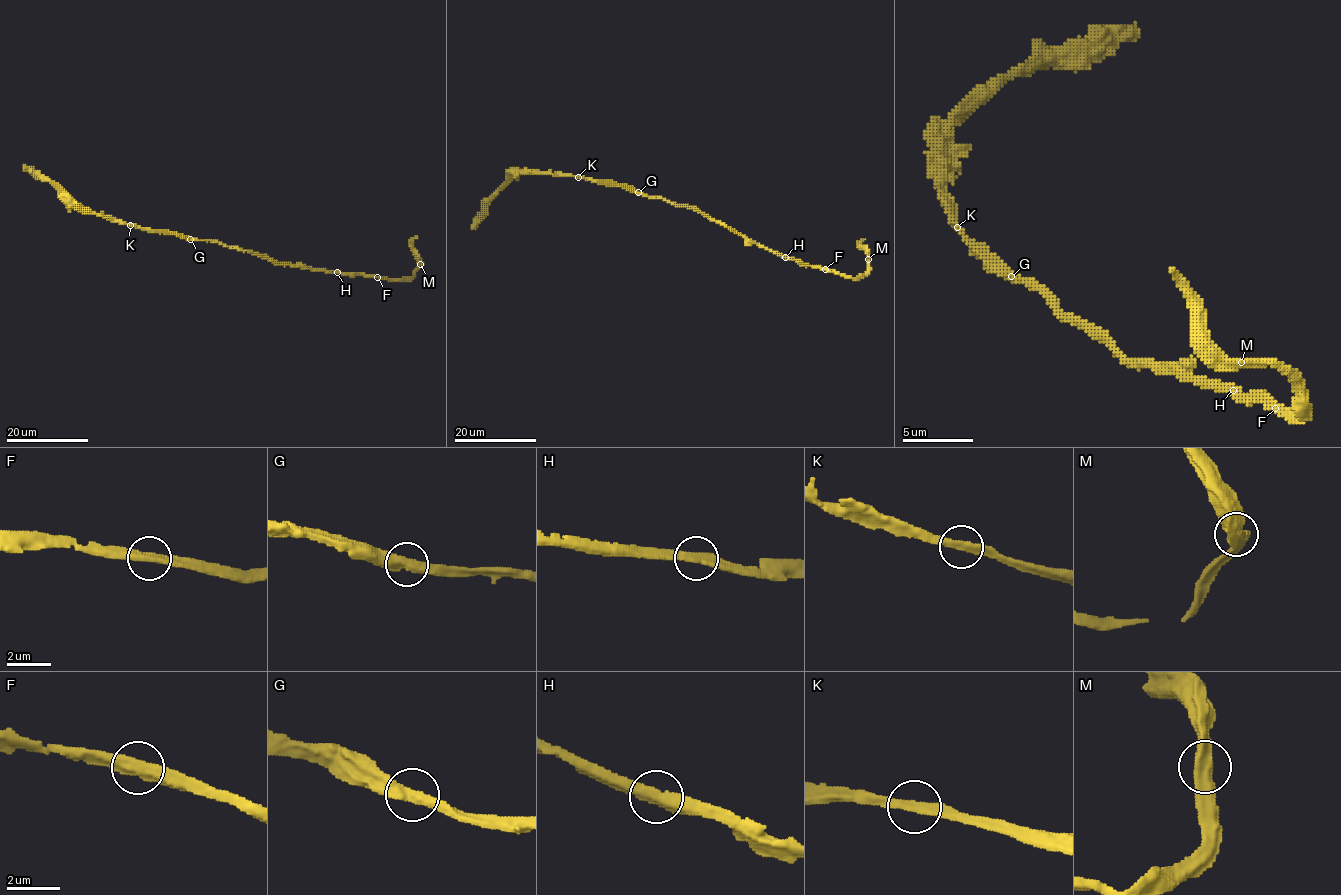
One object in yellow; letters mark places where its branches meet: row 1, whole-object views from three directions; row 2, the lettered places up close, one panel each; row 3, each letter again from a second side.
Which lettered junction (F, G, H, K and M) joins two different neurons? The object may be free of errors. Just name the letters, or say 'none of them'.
none of them

